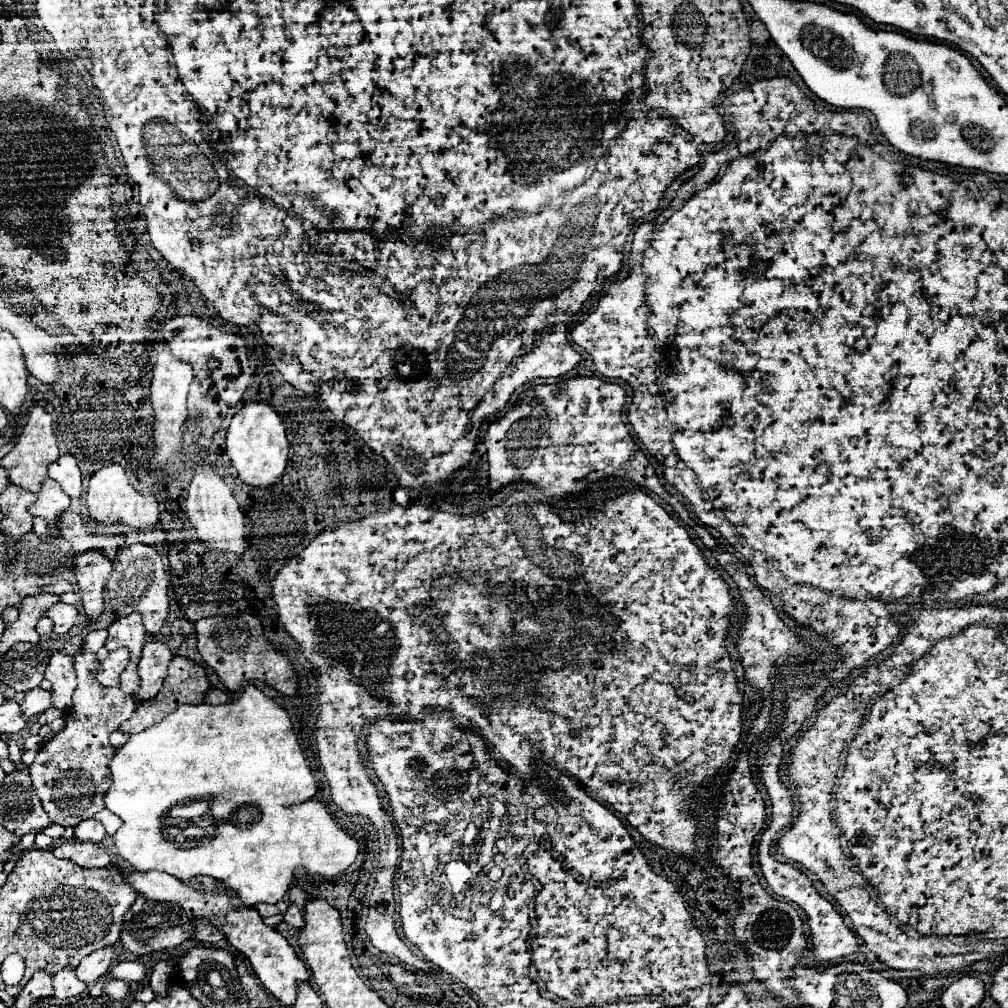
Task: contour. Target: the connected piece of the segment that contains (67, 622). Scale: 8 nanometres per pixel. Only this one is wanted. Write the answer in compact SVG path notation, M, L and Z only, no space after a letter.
M58 603L52 609L48 609L46 617L50 617L54 621L54 631L62 631L62 629L70 629L72 625L76 625L78 609L74 605Z

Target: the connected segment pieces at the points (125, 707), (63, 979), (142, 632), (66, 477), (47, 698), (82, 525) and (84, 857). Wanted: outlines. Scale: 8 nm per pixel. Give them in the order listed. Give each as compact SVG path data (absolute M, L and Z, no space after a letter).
M80 651L74 656L74 669L76 671L77 687L72 696L72 707L66 717L66 727L56 733L48 743L42 745L42 749L36 755L36 761L30 765L30 777L32 787L36 789L44 811L50 815L52 823L64 825L64 827L76 827L80 821L92 819L98 811L106 809L104 795L112 785L112 773L110 773L110 759L114 757L114 747L110 745L110 733L120 727L132 713L136 711L136 701L122 693L119 688L105 688L94 679L94 669L99 665L98 657L88 651Z
M72 967L60 969L60 973L56 973L52 979L54 979L54 997L58 999L76 997L82 991L86 991L86 985L76 977L76 969Z
M130 613L130 615L116 619L116 623L112 623L108 627L108 639L106 639L104 647L108 651L128 647L130 657L140 659L144 643L146 643L146 629L142 625L142 617L140 617L140 613Z
M66 453L62 455L58 461L54 461L50 467L48 467L48 473L54 481L58 481L62 485L62 489L72 497L80 497L82 493L82 473L78 469L78 461L74 455Z
M40 687L26 691L24 701L20 703L20 711L22 711L22 715L26 719L36 717L36 715L42 715L50 707L52 707L52 693L50 691L44 691Z
M66 511L60 515L58 525L62 529L62 537L66 537L72 543L72 551L84 553L88 549L102 549L106 557L116 559L118 553L118 545L116 545L116 535L104 535L104 533L96 533L98 523L90 521L88 517L84 519L78 513Z
M72 841L56 845L52 851L56 857L70 859L80 867L108 867L112 863L112 857L106 853L104 847L96 843L84 843L84 841Z

